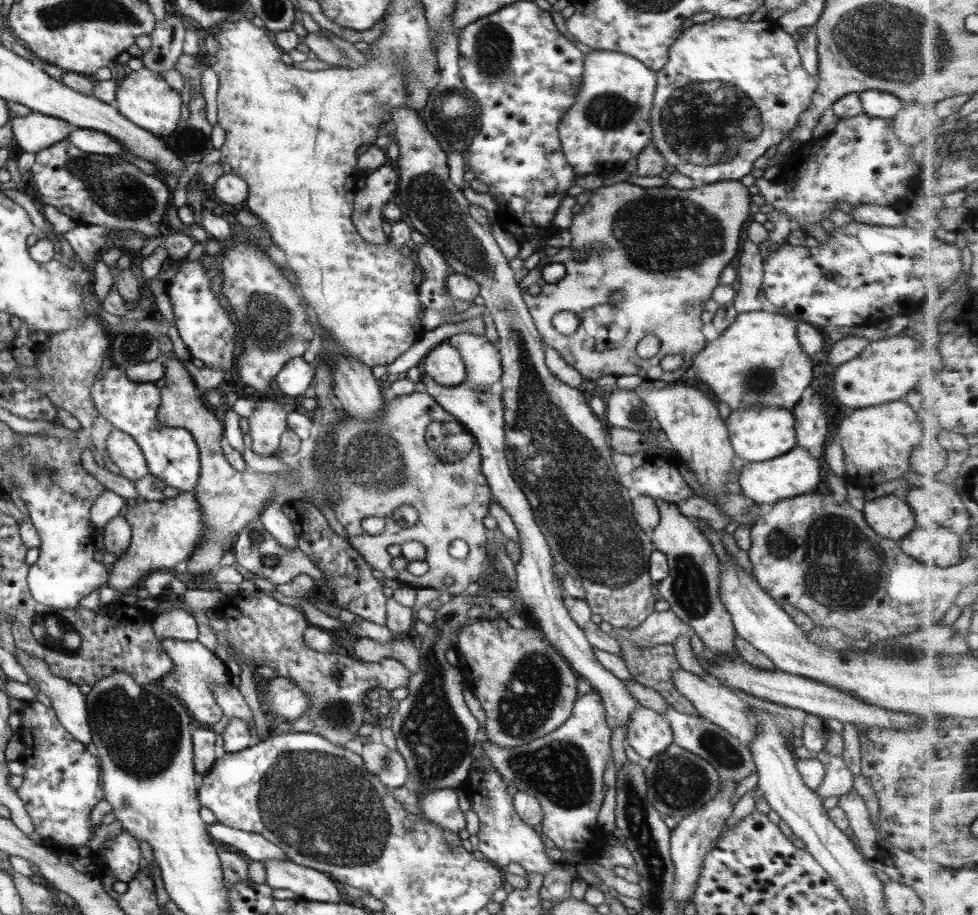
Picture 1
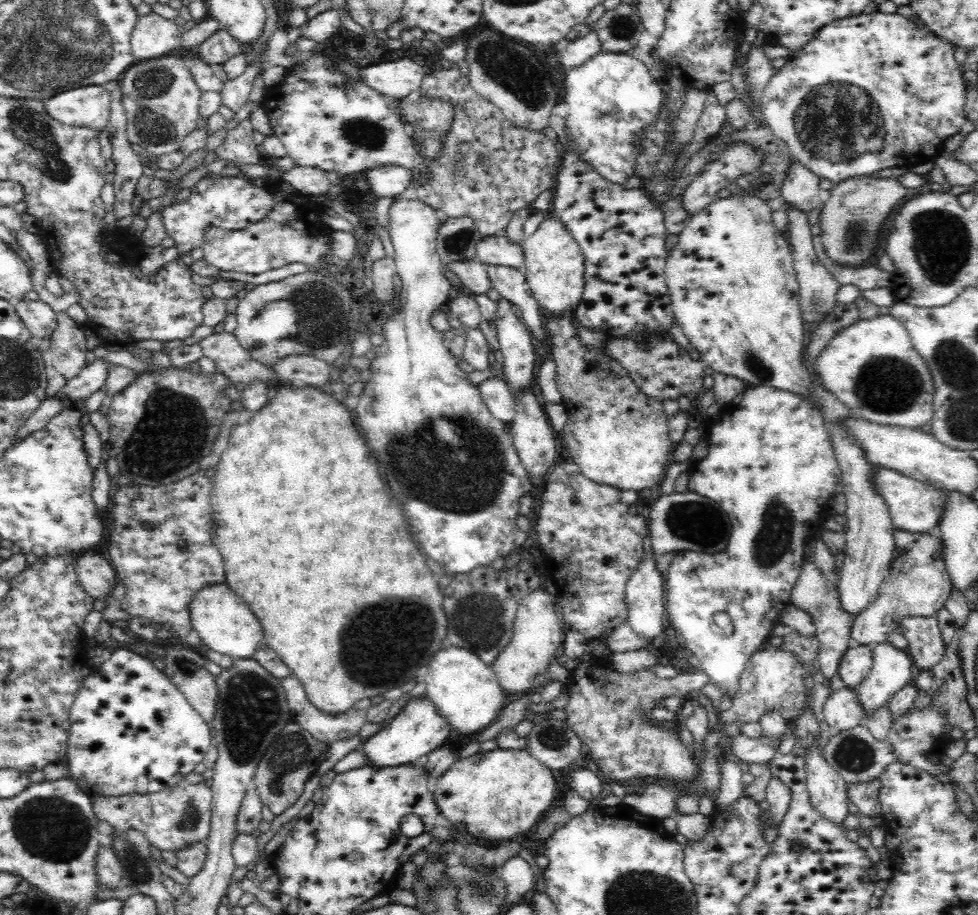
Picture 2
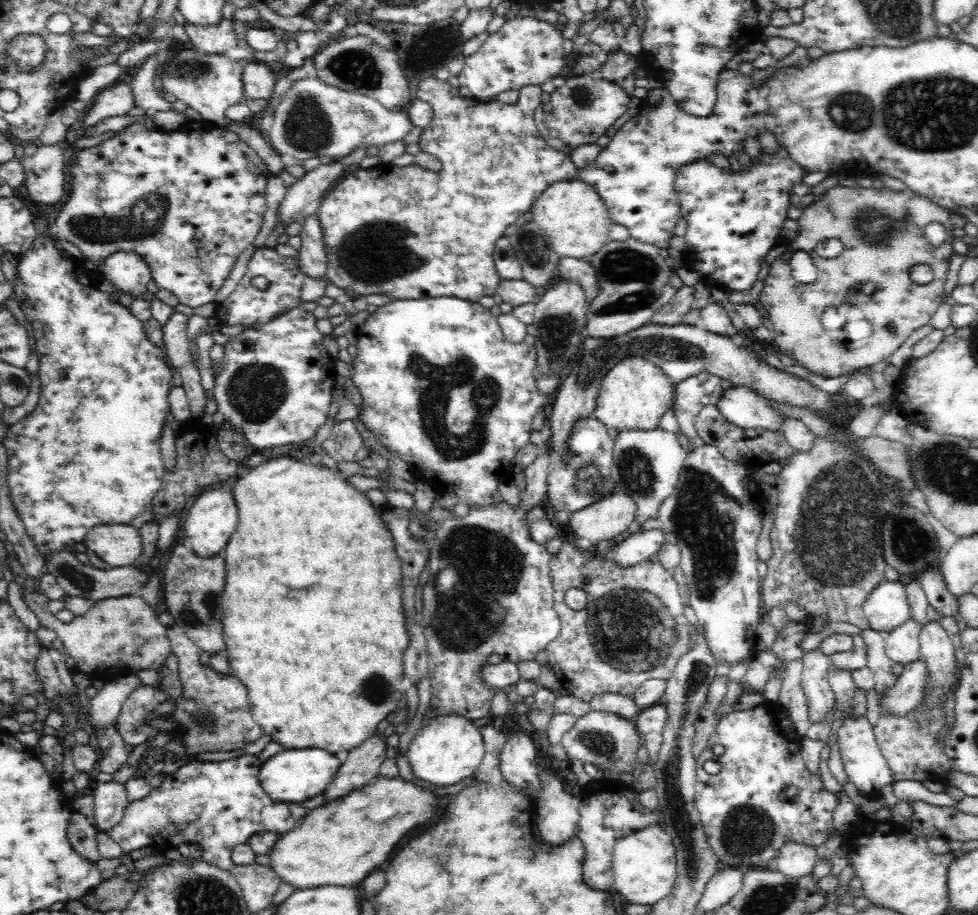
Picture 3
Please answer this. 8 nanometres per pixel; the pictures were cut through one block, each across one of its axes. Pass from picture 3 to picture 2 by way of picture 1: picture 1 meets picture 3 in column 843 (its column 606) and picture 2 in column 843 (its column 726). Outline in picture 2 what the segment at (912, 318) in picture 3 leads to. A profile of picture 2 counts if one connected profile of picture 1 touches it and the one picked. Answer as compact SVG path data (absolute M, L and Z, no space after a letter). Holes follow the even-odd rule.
M864 176L835 183L829 190L830 199L820 208L820 236L826 256L845 268L866 266L876 248L882 249L887 235L884 223L890 212L903 198L909 198L906 189L897 178Z

